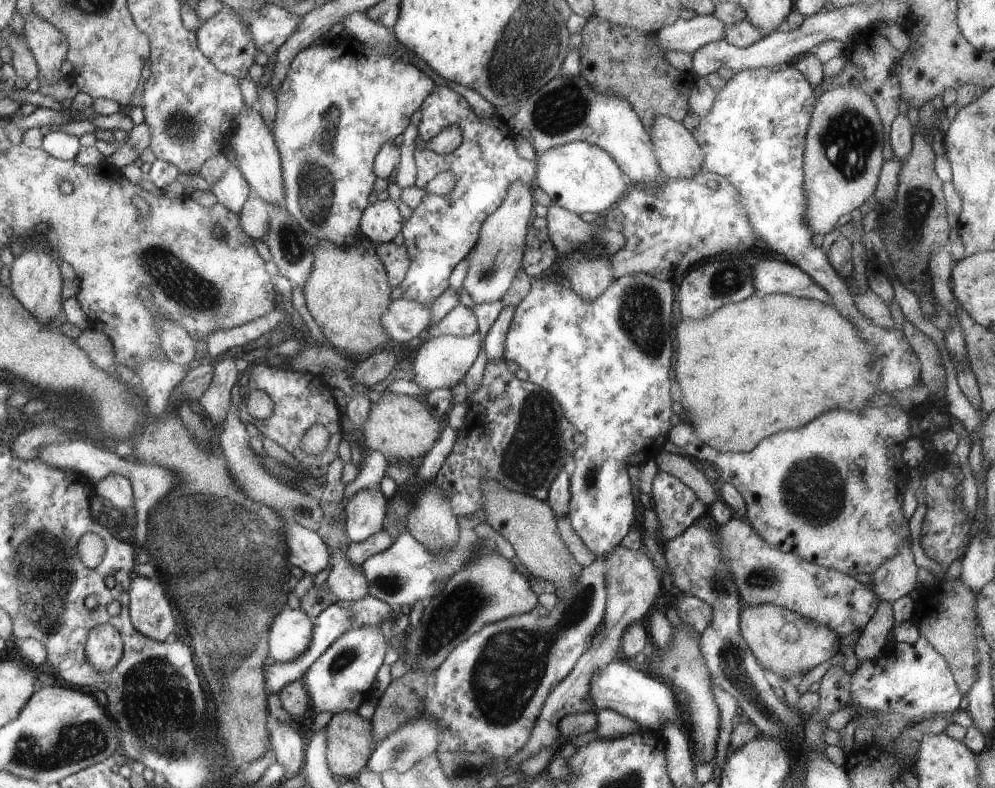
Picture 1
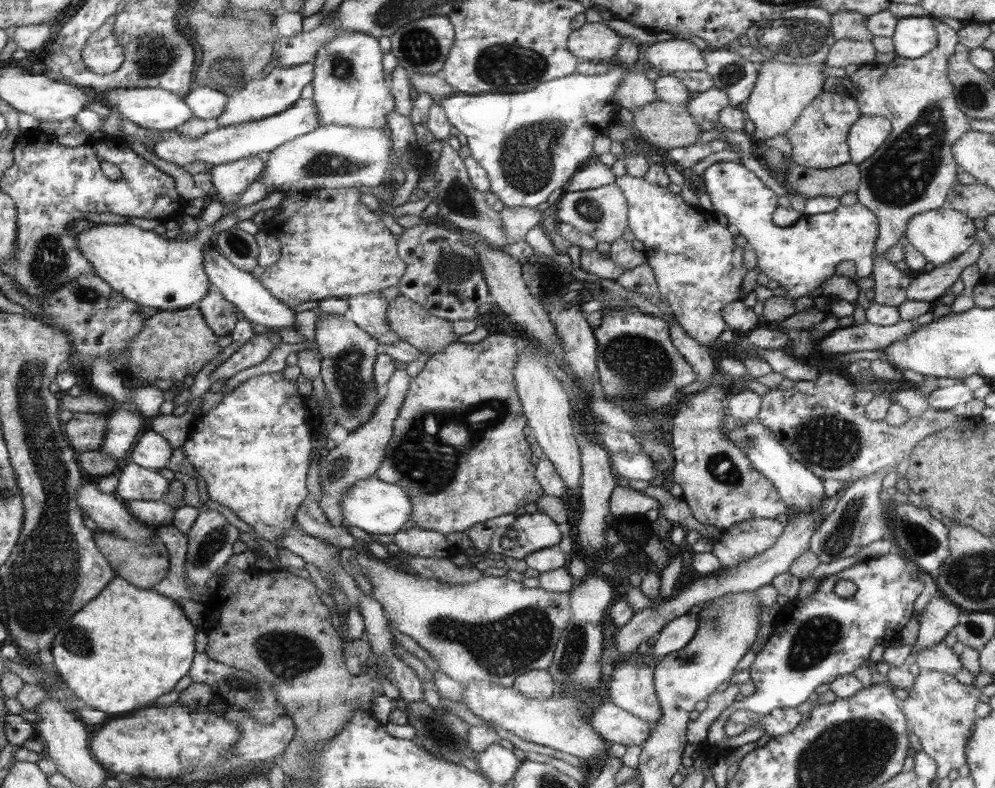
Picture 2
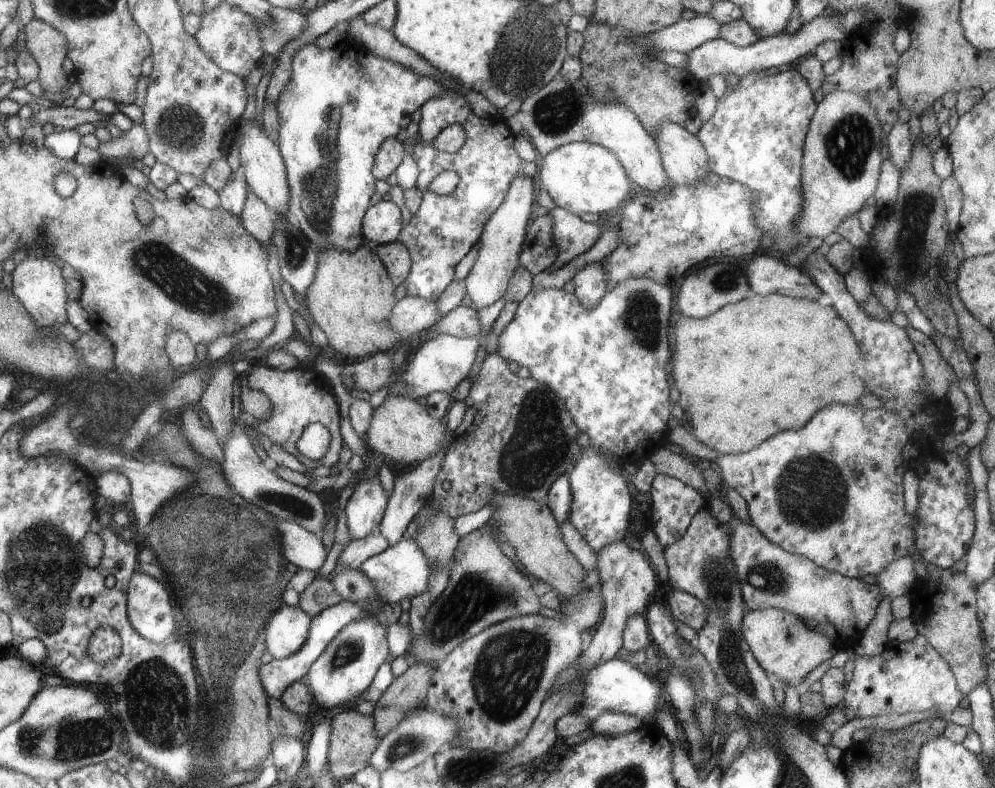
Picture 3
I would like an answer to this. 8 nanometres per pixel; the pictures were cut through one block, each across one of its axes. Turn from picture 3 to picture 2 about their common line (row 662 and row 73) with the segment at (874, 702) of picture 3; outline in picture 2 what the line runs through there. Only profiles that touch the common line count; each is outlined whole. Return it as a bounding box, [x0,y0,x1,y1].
[849,17,973,308]

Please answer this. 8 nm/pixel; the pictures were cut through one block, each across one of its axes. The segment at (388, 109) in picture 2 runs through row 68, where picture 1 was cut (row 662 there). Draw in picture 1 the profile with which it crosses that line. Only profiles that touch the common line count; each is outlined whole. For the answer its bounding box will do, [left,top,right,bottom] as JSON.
[302,625,388,715]

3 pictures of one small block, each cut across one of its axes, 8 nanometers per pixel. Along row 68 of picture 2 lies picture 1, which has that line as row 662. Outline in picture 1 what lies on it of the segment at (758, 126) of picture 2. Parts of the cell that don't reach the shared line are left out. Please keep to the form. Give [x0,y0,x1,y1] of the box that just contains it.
[740,604,839,681]

